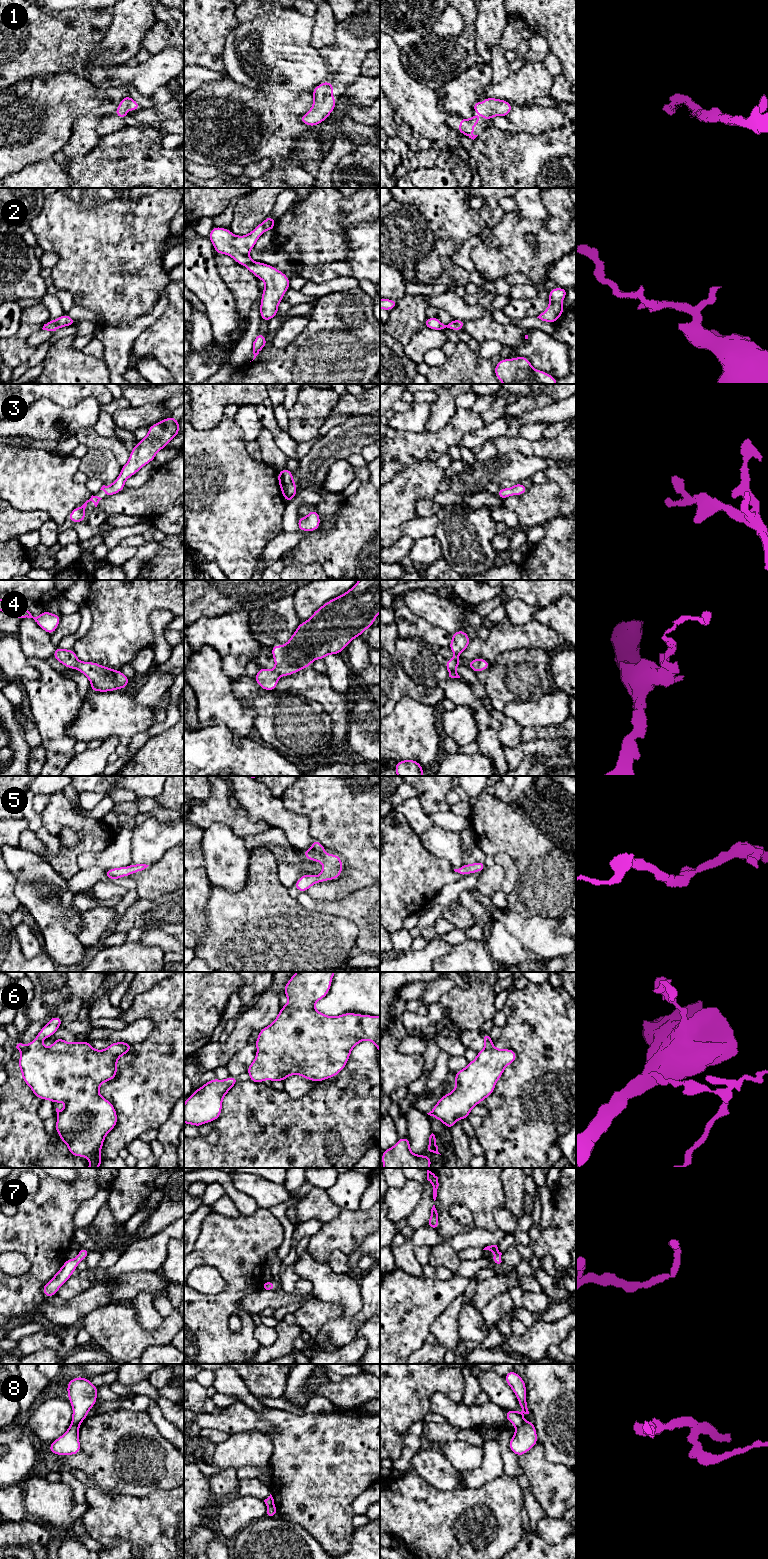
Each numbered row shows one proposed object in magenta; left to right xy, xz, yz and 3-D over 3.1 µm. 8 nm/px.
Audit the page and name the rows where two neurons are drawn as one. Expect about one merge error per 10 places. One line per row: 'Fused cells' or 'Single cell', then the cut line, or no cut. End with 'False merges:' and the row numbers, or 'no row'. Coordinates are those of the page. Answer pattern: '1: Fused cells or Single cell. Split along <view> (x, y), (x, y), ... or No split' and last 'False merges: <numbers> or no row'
1: Single cell. No split
2: Single cell. No split
3: Single cell. No split
4: Single cell. No split
5: Single cell. No split
6: Single cell. No split
7: Single cell. No split
8: Fused cells. Split along xy (71, 1423), (79, 1424)
False merges: 8

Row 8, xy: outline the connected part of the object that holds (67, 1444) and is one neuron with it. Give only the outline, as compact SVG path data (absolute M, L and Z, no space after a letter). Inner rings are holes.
M71 1424L63 1435L50 1443L49 1451L60 1456L78 1454L81 1451L79 1429L80 1424Z

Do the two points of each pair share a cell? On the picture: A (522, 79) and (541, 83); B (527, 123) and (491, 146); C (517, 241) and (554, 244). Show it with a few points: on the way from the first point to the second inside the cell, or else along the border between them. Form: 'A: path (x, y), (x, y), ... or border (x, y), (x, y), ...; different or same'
A: path (527, 83), (536, 83); same
B: border (518, 130), (531, 134), (541, 134); different
C: path (525, 250), (533, 258), (540, 258), (545, 253); same

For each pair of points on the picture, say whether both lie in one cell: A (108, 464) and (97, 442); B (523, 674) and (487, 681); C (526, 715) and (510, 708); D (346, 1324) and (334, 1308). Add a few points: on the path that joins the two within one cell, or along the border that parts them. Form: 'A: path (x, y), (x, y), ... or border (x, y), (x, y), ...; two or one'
A: border (89, 448), (105, 448), (113, 454), (119, 463); two
B: path (514, 676), (507, 680), (496, 680); one
C: path (522, 712), (514, 710); one
D: border (343, 1314), (329, 1320), (320, 1329); two

